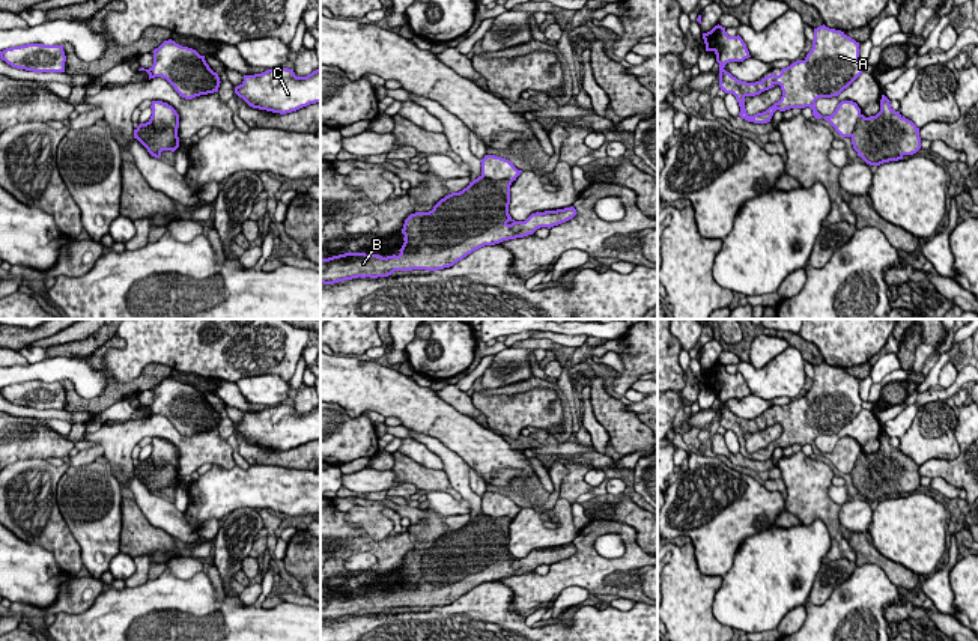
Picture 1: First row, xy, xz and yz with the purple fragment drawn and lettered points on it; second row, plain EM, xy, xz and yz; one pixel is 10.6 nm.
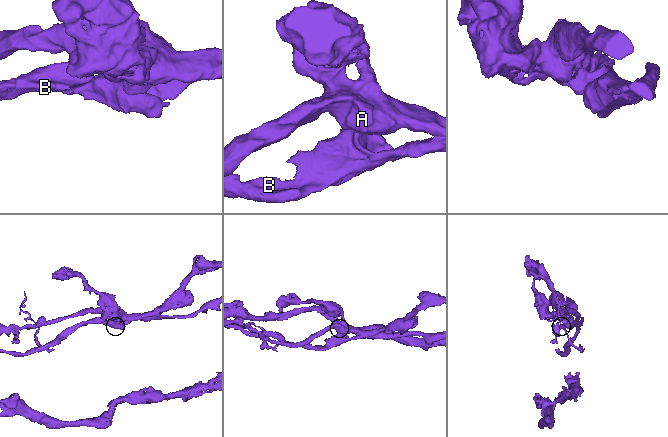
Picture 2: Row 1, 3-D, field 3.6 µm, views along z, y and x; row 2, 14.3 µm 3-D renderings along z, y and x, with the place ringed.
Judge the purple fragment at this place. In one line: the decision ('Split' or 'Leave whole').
Split

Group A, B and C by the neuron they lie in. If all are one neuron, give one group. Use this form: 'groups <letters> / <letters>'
groups A C / B

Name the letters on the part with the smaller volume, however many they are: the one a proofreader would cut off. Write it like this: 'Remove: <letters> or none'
Remove: B

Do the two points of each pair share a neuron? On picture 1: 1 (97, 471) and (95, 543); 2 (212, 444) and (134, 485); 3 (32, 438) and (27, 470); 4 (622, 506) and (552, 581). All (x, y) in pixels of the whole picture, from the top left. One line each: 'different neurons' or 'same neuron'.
1: same neuron
2: different neurons
3: different neurons
4: different neurons

